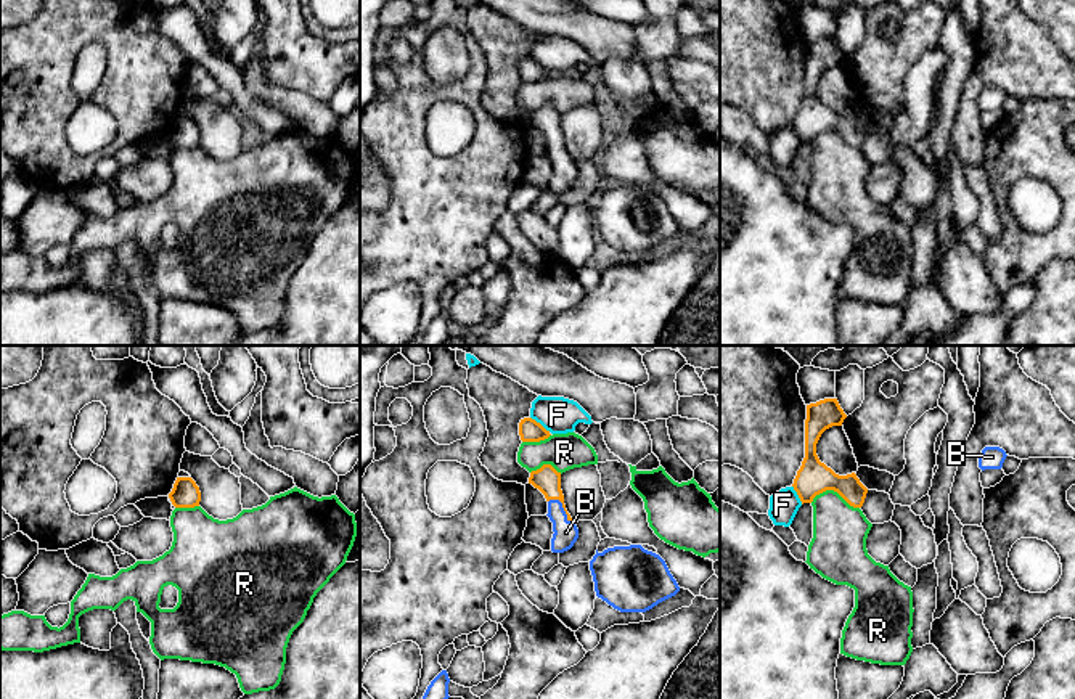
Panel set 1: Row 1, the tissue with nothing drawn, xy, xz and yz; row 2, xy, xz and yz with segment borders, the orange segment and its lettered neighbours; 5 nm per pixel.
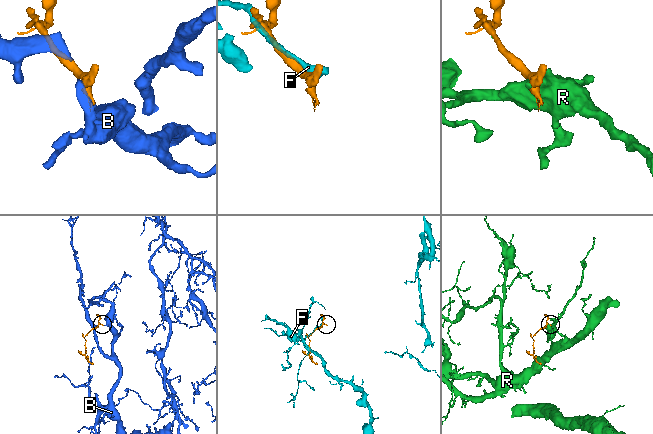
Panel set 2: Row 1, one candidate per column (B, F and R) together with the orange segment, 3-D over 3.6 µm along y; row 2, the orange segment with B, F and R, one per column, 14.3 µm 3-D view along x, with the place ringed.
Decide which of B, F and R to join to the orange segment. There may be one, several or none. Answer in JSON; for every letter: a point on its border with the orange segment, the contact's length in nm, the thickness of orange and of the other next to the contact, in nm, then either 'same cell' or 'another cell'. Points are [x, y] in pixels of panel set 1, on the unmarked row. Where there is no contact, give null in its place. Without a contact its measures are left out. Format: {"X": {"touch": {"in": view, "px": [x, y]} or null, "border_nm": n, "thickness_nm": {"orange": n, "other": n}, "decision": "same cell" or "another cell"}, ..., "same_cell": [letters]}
{"B": {"touch": {"in": "xz", "px": [563, 147]}, "border_nm": 170, "thickness_nm": {"orange": 140, "other": 120}, "decision": "same cell"}, "F": {"touch": {"in": "xz", "px": [539, 63]}, "border_nm": 130, "thickness_nm": {"orange": 110, "other": 190}, "decision": "another cell"}, "R": {"touch": {"in": "yz", "px": [834, 130]}, "border_nm": 260, "thickness_nm": {"orange": 170, "other": 280}, "decision": "another cell"}, "same_cell": ["B"]}

